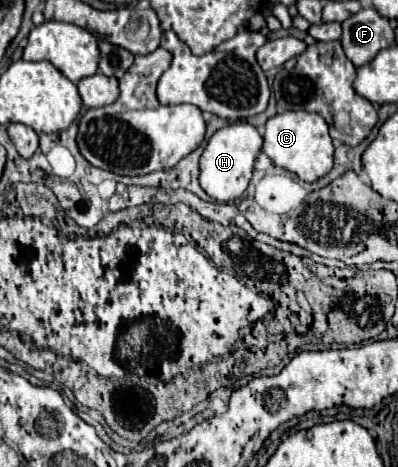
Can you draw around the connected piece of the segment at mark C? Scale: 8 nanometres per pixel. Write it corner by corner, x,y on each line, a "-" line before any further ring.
305,110
275,114
265,124
263,140
263,152
271,158
271,162
297,174
303,182
317,182
333,168
333,140
329,136
327,122
319,114

